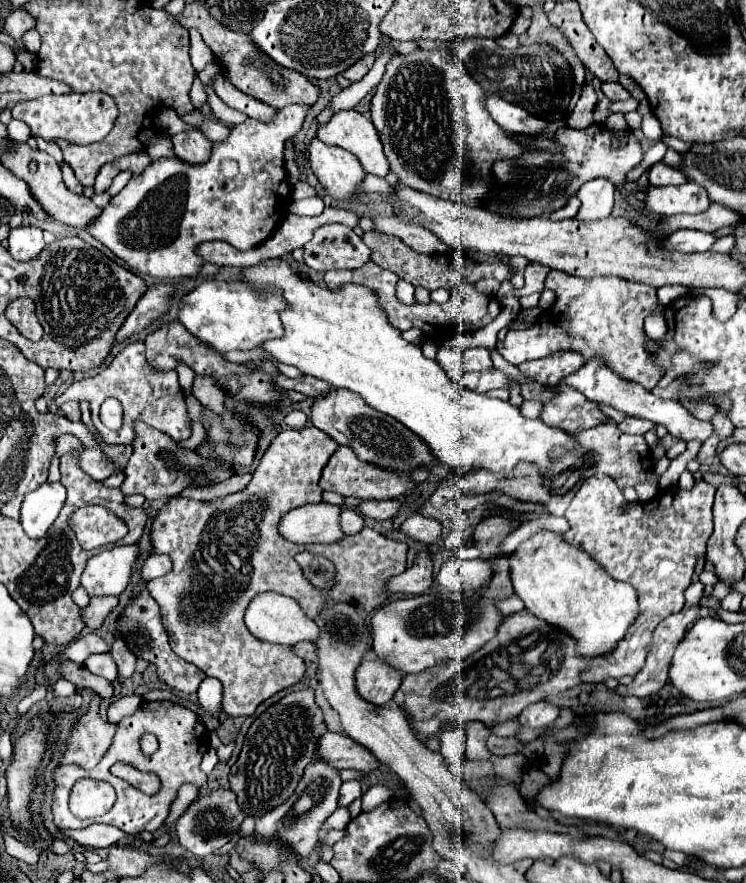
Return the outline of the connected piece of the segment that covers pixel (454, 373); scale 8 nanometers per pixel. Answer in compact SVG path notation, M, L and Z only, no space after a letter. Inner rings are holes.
M439 348L437 362L441 364L441 368L447 372L447 376L453 382L461 382L461 378L463 378L461 360L463 360L463 352L461 350L457 350L457 348Z

